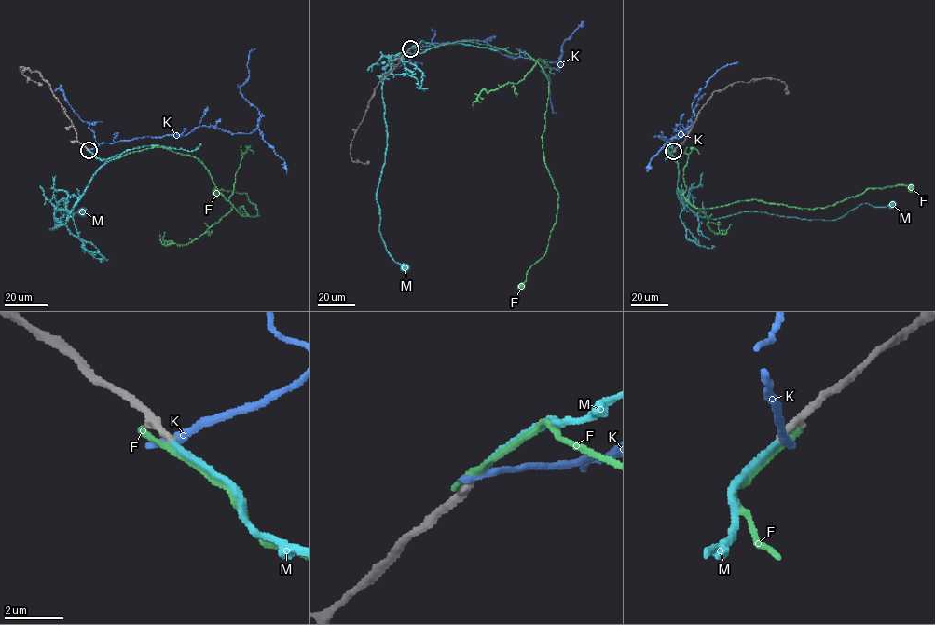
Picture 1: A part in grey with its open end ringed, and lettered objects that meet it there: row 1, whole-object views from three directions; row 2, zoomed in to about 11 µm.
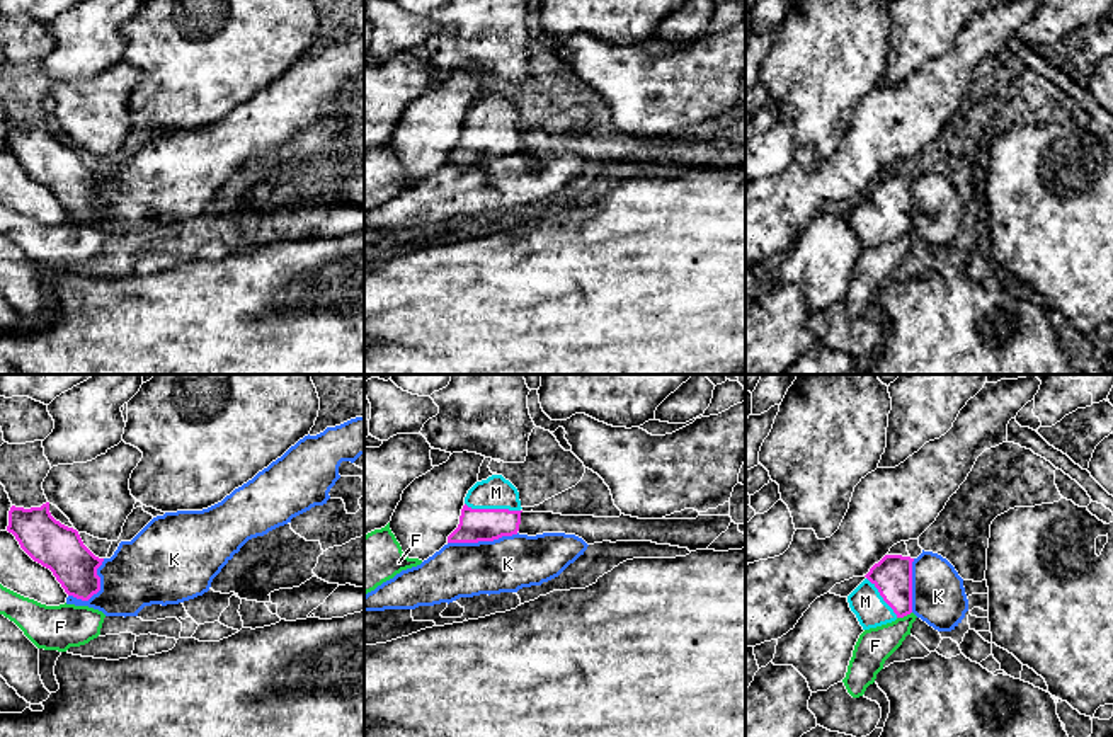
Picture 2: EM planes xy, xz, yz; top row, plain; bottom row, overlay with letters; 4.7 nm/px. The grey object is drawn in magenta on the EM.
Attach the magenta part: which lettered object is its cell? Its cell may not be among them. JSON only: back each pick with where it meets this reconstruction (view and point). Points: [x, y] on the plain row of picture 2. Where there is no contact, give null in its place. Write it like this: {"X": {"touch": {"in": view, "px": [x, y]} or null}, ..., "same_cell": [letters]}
{"M": {"touch": {"in": "xz", "px": [492, 128]}}, "same_cell": ["M"]}

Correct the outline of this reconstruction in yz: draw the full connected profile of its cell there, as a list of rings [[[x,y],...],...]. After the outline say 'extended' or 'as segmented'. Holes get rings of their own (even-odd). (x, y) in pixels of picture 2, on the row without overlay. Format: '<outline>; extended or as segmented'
[[[885,174],[848,214],[863,249],[876,247],[912,231],[910,175]]]; extended

